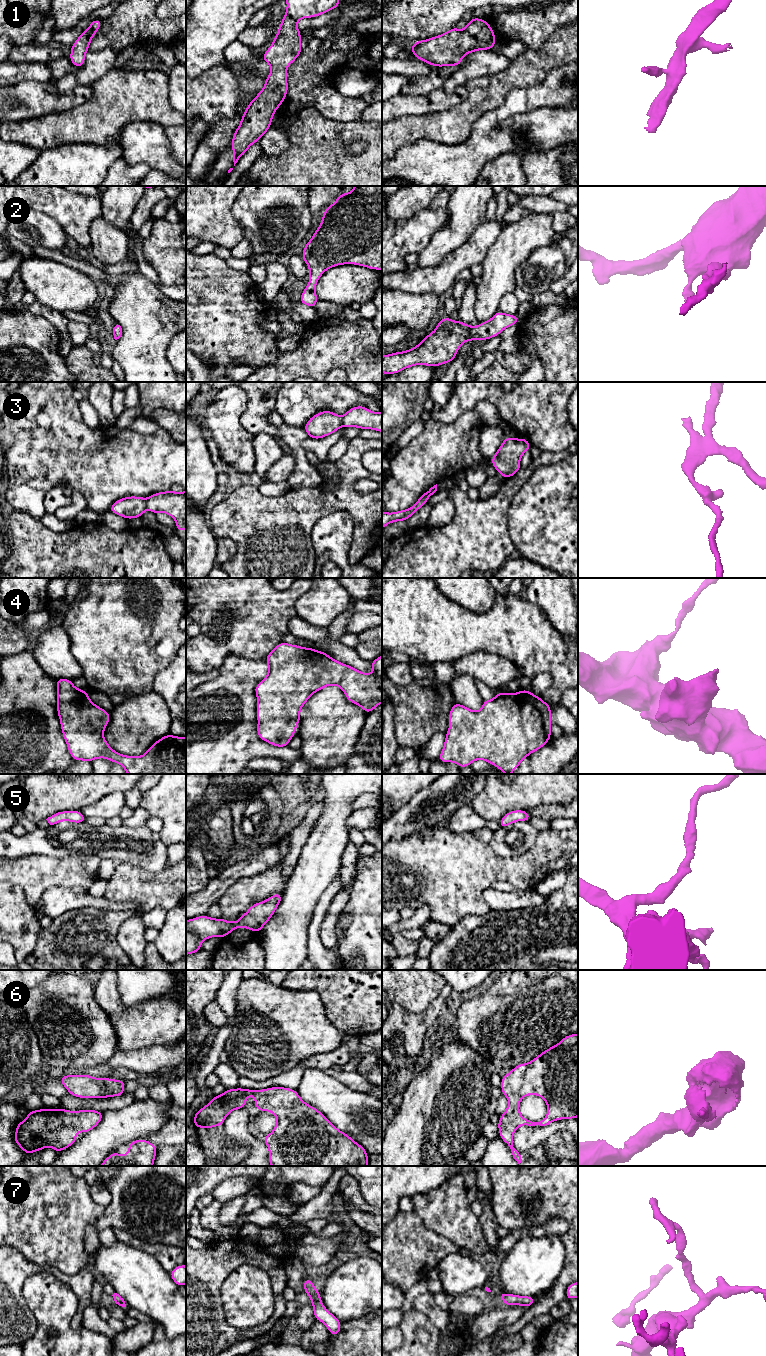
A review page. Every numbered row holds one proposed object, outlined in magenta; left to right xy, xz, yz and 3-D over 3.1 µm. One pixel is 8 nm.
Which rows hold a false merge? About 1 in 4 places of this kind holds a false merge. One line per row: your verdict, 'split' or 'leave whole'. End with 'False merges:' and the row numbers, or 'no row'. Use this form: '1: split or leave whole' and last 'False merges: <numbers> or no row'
1: leave whole
2: leave whole
3: split
4: leave whole
5: leave whole
6: leave whole
7: leave whole
False merges: 3

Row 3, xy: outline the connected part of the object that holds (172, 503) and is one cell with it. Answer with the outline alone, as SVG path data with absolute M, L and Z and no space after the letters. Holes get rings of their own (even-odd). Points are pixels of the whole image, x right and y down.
M164 491L150 495L147 499L147 508L153 513L159 512L172 516L176 522L176 529L186 530L186 491Z

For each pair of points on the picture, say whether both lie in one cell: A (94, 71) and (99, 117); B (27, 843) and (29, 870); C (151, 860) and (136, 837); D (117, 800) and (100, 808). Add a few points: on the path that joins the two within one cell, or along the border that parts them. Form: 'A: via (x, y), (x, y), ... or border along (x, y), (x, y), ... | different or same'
A: border along (115, 68), (107, 71), (90, 85) | different
B: border along (51, 856), (29, 854), (10, 858) | different
C: via (150, 854), (139, 843) | same
D: via (113, 803), (104, 808) | same

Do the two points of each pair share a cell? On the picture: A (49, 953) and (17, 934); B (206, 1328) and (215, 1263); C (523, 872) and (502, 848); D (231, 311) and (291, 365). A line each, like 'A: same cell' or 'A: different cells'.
A: different cells
B: same cell
C: different cells
D: different cells

